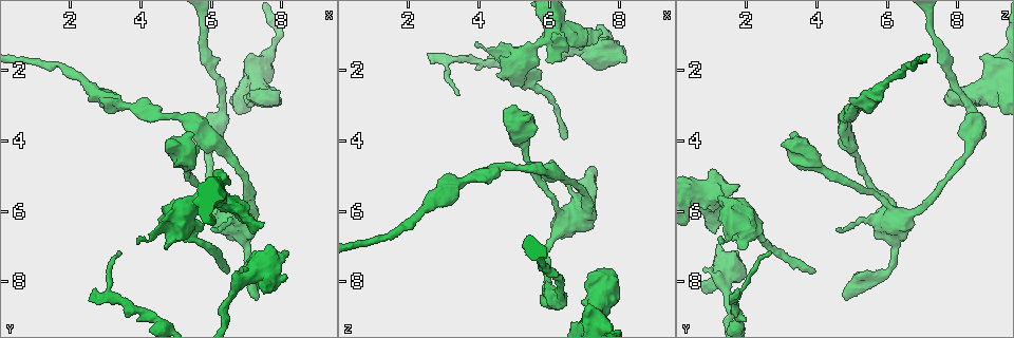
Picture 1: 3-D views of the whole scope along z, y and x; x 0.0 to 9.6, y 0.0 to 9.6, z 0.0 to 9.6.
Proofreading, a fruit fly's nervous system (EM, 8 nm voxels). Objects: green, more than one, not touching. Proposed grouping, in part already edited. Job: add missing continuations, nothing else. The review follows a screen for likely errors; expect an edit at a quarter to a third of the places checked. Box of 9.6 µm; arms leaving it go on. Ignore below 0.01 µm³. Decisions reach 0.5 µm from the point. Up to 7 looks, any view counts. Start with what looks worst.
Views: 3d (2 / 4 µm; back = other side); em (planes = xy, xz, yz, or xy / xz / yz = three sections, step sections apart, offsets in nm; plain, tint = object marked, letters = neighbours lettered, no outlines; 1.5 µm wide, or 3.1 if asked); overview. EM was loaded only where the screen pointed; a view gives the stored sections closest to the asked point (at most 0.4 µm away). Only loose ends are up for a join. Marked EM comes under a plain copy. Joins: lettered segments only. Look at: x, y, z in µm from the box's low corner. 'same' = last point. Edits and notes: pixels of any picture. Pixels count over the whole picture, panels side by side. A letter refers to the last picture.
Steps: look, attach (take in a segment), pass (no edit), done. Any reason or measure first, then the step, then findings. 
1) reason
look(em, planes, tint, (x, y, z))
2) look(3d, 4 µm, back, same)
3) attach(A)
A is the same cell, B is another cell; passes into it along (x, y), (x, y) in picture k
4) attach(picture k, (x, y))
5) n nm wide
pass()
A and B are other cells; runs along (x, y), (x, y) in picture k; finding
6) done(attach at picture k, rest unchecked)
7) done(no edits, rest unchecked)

thick end
look(3d, 2 µm, (7.45, 6.30, 0.95))

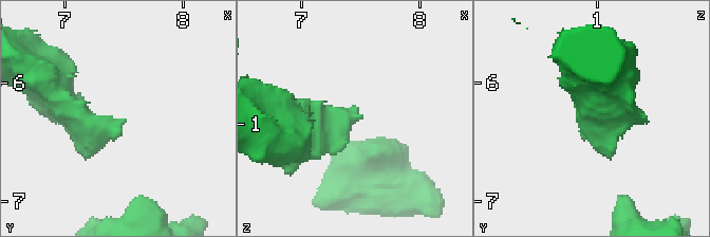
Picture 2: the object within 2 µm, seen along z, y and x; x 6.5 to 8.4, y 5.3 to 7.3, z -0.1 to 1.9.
look(em, planes, letters, (7.52, 6.30, 0.94))

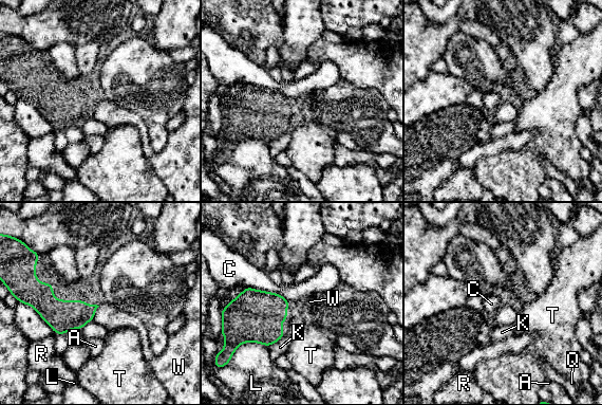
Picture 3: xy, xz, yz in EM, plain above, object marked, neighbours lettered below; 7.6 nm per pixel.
C touches over 340 nm
pass()
A, C, K, L, Q, R, T and W are other cells; border along (99, 306), (92, 319) in picture 3; none of them fits

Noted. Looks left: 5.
branch stops here
look(em, planes, letters, (7.30, 8.50, 4.75))

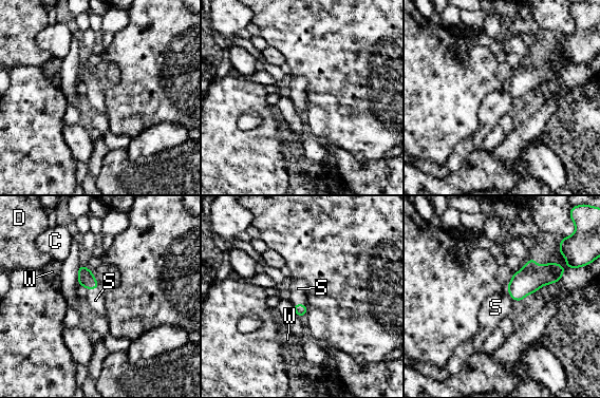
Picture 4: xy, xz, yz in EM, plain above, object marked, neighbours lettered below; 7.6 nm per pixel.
attach(S)
S is the same cell, C, D and W are other cells; it goes on there

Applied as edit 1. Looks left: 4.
an open end
look(3d, 4 µm, back, (6.35, 4.80, 1.00))

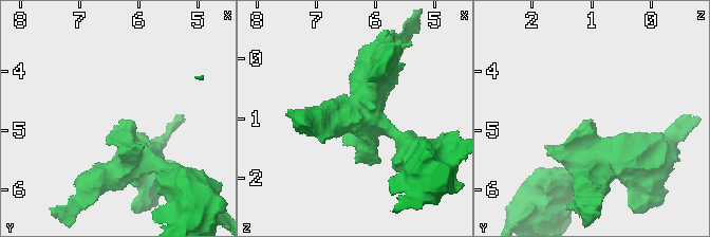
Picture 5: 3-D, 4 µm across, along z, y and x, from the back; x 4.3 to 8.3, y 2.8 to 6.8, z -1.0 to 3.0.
shape alone is not enough
look(em, planes, tint, (6.30, 4.80, 1.00))

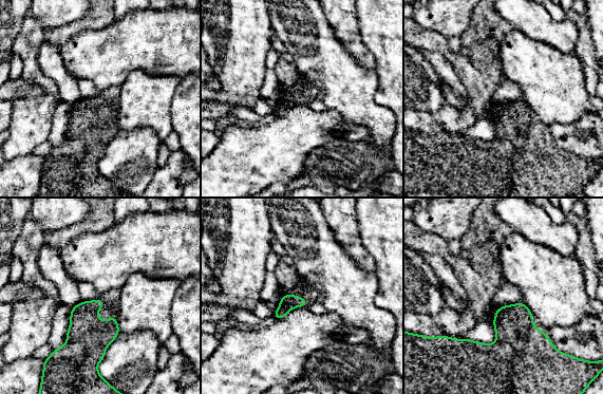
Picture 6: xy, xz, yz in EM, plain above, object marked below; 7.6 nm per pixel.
what lies round it
look(em, planes, letters, same)

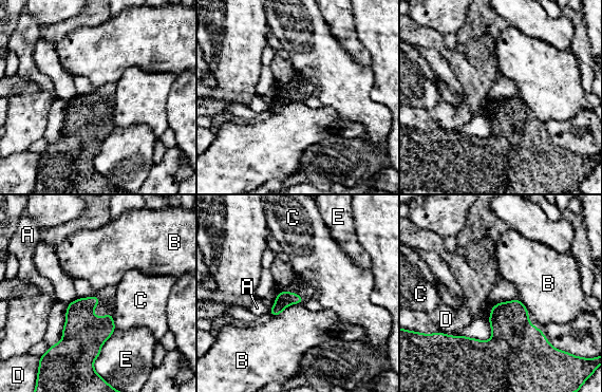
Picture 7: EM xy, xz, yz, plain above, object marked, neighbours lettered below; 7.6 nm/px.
pass()
A, B, C, D and E are other cells; border along (302, 302), (289, 304), (273, 316) in picture 7; no lettered segment goes on from it

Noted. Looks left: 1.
done(attach at picture 4, rest unchecked)

